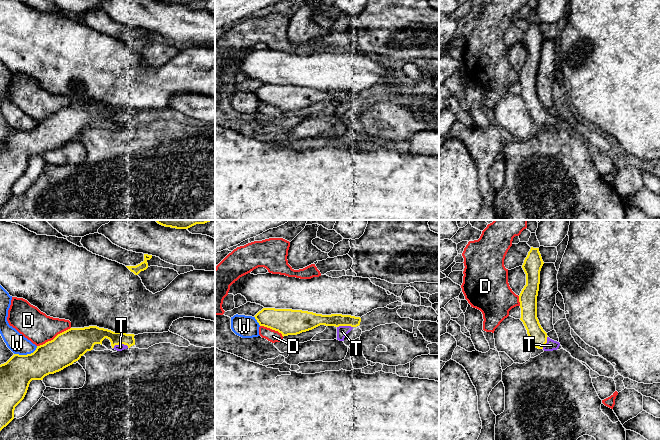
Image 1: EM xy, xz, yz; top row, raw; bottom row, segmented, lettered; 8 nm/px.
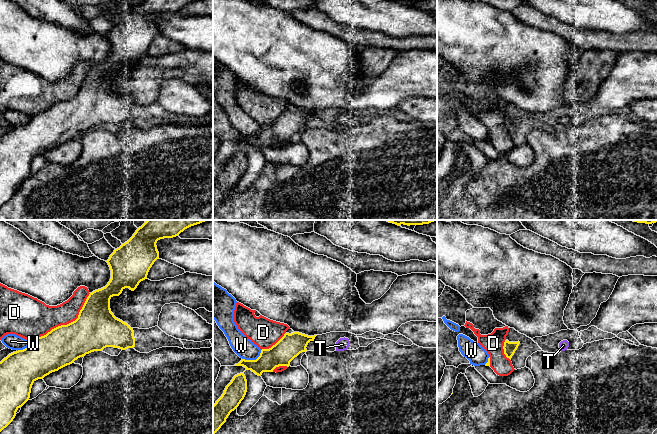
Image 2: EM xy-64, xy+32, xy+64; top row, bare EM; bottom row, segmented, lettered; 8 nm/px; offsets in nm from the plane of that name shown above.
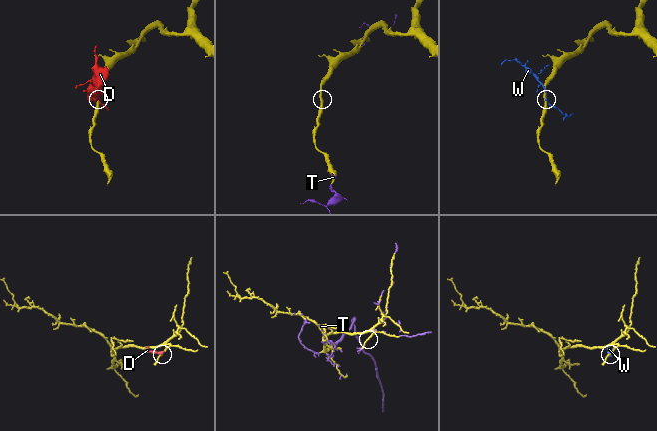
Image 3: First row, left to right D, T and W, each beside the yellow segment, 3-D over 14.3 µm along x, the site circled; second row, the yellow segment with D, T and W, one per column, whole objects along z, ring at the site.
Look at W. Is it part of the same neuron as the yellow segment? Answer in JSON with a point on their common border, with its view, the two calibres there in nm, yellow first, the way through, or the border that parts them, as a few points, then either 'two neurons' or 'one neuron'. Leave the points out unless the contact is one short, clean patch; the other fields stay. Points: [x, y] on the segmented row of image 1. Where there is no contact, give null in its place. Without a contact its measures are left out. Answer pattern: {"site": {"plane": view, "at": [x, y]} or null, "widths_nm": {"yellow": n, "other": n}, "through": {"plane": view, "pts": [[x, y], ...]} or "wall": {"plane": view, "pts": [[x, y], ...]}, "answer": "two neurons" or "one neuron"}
{"site": {"plane": "xy", "at": [27, 354]}, "widths_nm": {"yellow": 260, "other": 160}, "wall": {"plane": "xy", "pts": [[37, 346], [30, 353], [14, 354]]}, "answer": "two neurons"}

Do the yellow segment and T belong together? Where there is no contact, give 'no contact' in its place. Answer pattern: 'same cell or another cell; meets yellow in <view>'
same cell; meets yellow in xy

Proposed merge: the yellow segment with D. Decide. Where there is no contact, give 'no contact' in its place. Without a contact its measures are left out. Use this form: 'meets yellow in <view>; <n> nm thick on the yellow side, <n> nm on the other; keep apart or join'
meets yellow in xy; 260 nm thick on the yellow side, 240 nm on the other; keep apart

